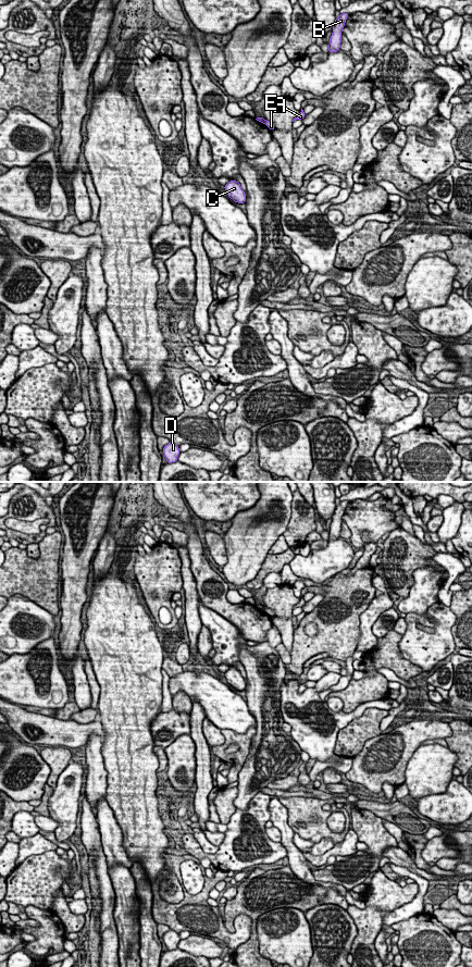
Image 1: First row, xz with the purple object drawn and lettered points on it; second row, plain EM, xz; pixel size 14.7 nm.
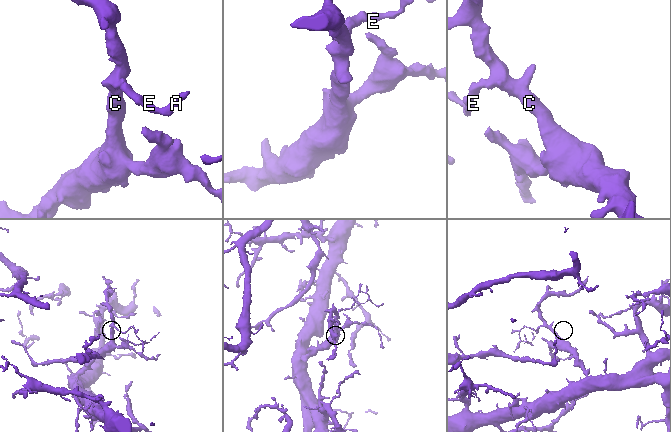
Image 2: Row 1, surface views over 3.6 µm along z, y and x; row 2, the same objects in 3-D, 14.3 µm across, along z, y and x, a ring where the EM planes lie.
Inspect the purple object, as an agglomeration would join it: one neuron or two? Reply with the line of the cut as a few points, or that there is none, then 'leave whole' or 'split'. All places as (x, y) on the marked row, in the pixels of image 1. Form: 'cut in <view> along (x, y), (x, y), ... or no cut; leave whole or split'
cut in xz along (263, 119), (262, 122); split

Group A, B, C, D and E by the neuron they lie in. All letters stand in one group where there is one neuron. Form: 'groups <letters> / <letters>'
groups A B E / C D

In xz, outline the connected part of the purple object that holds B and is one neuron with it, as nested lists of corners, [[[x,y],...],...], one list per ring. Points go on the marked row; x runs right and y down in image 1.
[[[343,13],[338,17],[336,17],[333,26],[333,33],[330,38],[328,52],[337,52],[340,50],[339,46],[341,42],[341,30],[345,26],[348,15],[349,13]]]

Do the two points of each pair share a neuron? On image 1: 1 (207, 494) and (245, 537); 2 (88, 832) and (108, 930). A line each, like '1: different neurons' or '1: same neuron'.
1: different neurons
2: same neuron

